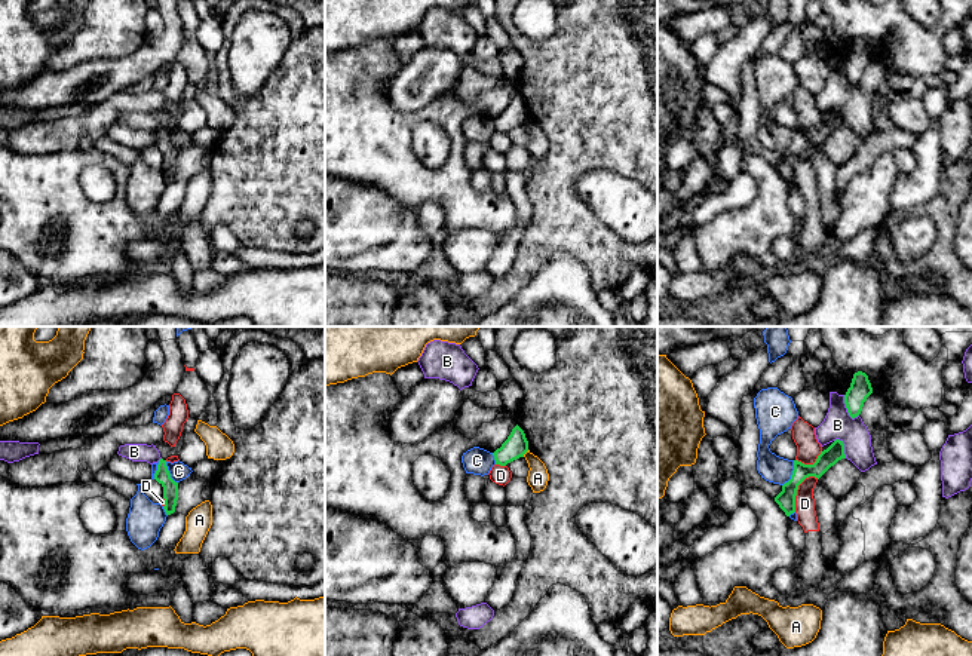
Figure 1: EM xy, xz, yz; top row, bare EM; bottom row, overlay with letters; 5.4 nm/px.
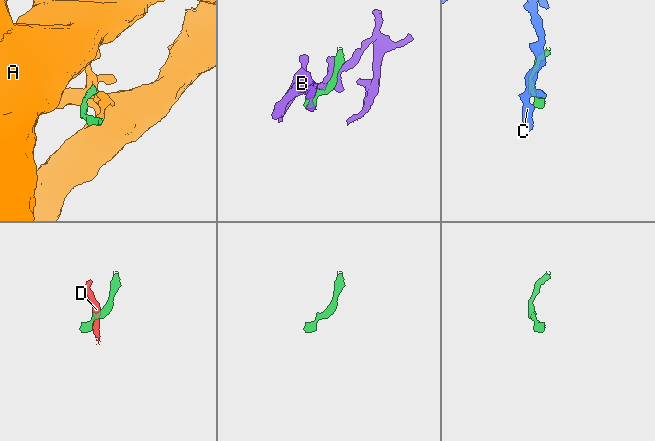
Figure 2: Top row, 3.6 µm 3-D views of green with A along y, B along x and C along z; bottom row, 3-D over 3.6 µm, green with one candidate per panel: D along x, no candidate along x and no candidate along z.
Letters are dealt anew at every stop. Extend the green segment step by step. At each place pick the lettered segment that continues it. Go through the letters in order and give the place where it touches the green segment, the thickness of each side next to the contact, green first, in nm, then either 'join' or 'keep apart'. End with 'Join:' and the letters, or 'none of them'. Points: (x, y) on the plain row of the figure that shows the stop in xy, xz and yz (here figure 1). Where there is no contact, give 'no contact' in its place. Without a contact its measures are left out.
A: xz (526, 119) | 120/120 nm | keep apart
B: yz (846, 74) | 120/160 nm | keep apart
C: yz (793, 141) | 100/150 nm | keep apart
D: yz (797, 156) | 100/110 nm | keep apart
Join: none of them

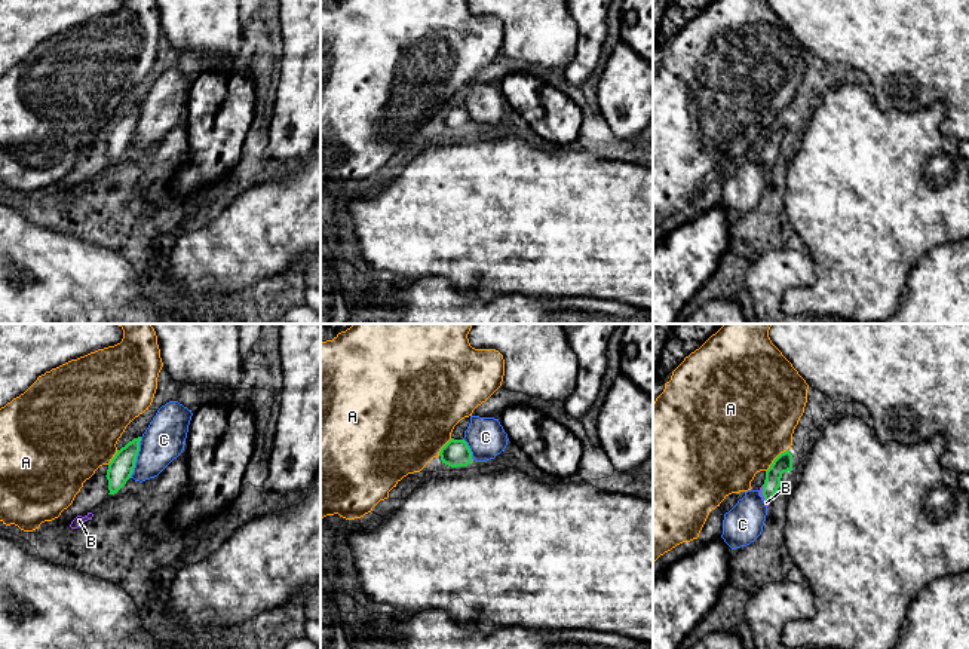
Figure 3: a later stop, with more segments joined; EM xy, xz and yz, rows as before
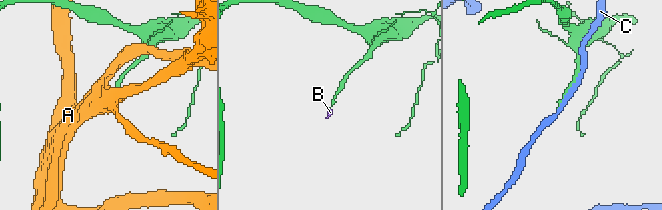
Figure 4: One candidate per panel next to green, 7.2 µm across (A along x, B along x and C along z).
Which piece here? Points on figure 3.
A: yz (775, 126) | 100/500 nm | keep apart
B: yz (763, 162) | 100/20 nm | join
C: xy (135, 125) | 140/220 nm | keep apart
Join: B

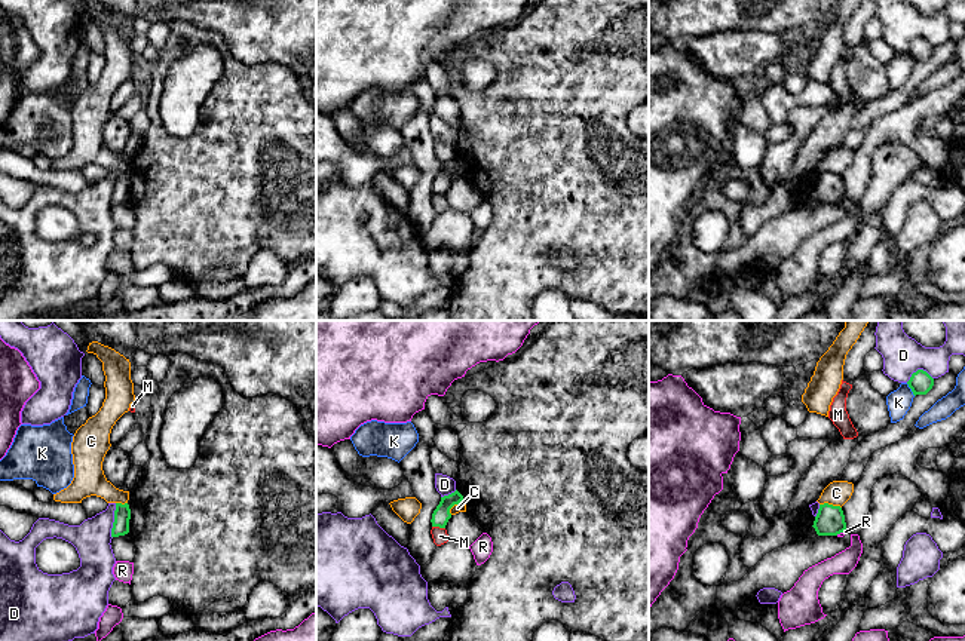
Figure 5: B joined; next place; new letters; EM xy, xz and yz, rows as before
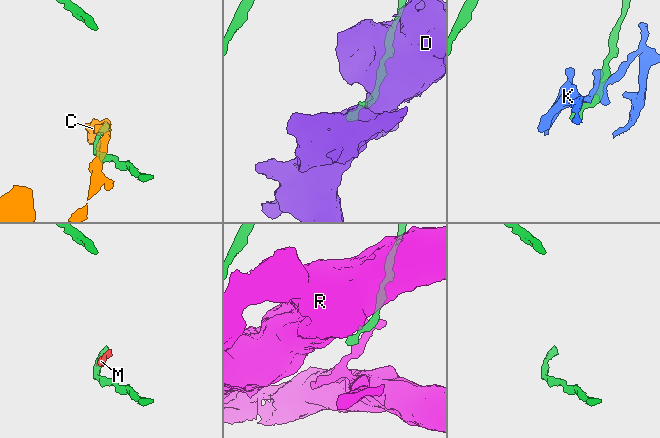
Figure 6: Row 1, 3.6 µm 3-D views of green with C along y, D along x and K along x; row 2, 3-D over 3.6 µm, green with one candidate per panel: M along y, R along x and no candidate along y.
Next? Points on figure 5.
C: yz (830, 172) | 160/140 nm | keep apart
D: xy (115, 189) | 90/200 nm | keep apart
K: yz (910, 55) | 120/130 nm | keep apart
M: xz (438, 193) | 90/90 nm | keep apart
R: yz (841, 199) | 160/20 nm | keep apart
Join: none of them

